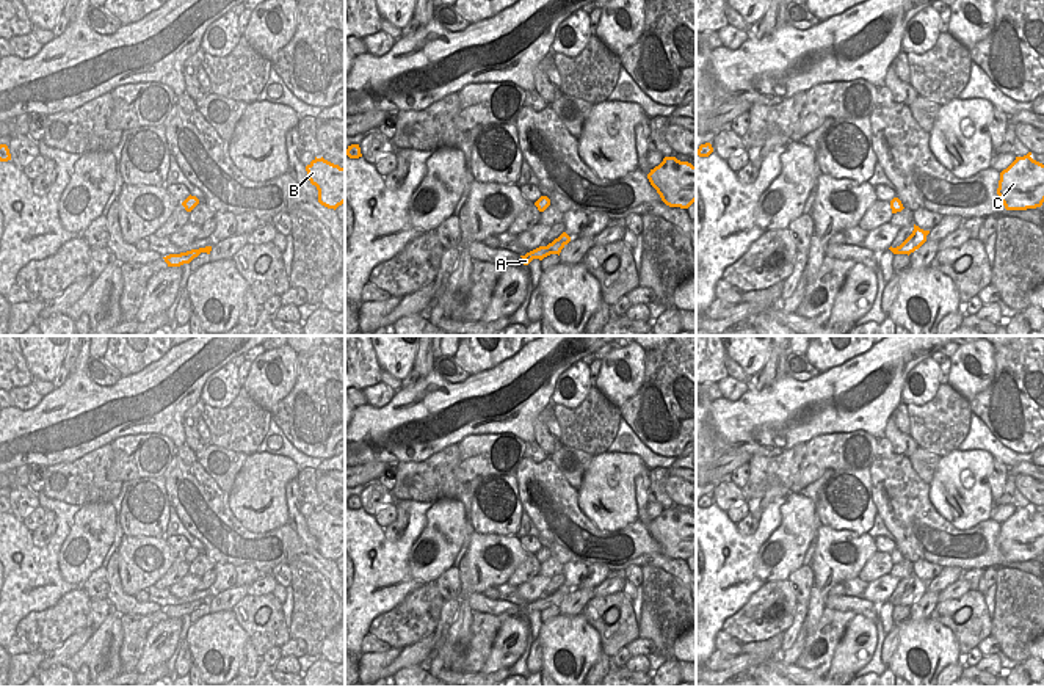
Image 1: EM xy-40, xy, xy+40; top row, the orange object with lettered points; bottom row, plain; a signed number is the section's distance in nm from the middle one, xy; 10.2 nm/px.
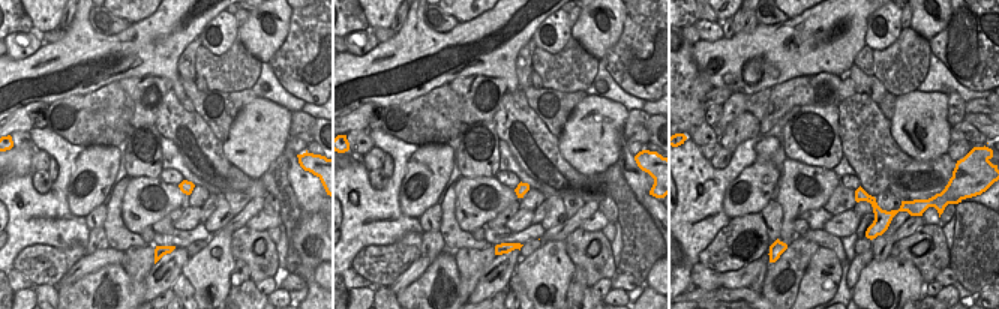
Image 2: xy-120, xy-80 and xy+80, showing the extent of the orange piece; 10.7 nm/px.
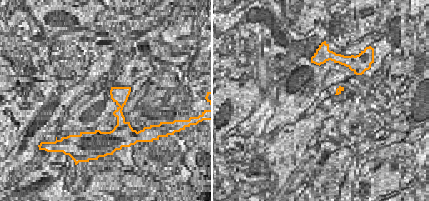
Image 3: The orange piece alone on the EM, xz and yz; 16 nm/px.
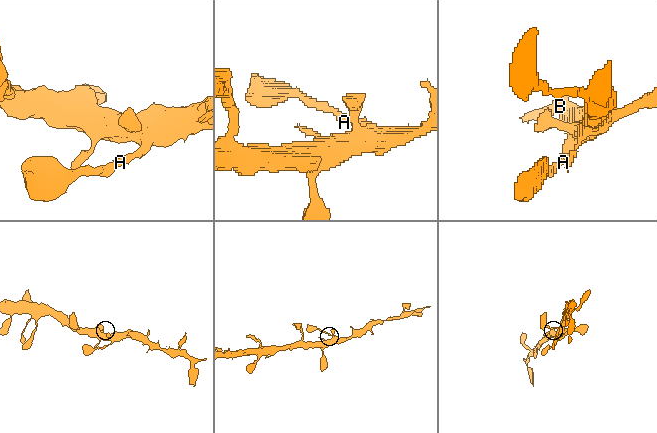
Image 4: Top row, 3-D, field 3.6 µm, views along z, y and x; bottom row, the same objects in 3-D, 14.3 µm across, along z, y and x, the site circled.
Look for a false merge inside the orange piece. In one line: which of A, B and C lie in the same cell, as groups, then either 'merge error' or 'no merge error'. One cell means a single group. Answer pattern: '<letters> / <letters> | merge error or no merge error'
A B C | no merge error

